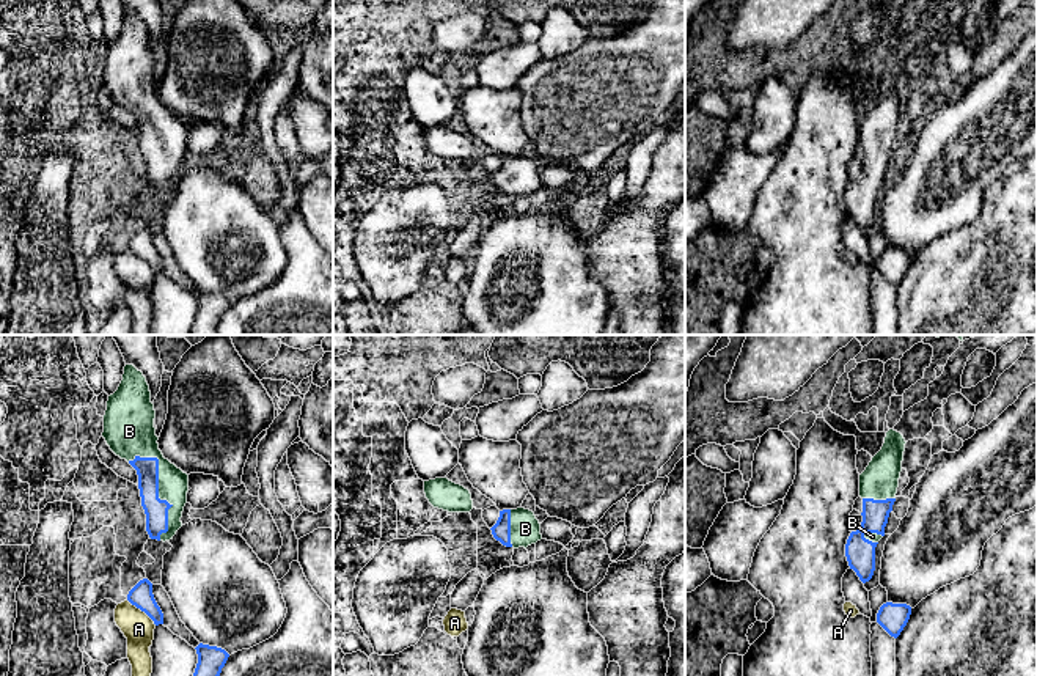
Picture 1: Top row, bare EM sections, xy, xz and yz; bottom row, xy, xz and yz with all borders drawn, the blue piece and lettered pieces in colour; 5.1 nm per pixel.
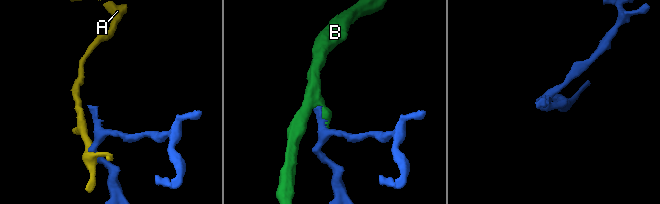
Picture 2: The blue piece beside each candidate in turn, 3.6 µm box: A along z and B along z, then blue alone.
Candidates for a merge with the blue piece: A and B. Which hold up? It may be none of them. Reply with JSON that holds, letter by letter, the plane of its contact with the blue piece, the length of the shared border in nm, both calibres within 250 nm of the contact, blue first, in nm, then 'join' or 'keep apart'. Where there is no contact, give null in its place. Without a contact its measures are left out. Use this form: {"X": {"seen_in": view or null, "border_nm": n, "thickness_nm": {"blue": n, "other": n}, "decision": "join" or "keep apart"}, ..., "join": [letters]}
{"A": {"seen_in": "xy", "border_nm": 200, "thickness_nm": {"blue": 120, "other": 160}, "decision": "keep apart"}, "B": {"seen_in": "xy", "border_nm": 460, "thickness_nm": {"blue": 120, "other": 160}, "decision": "join"}, "join": ["B"]}

